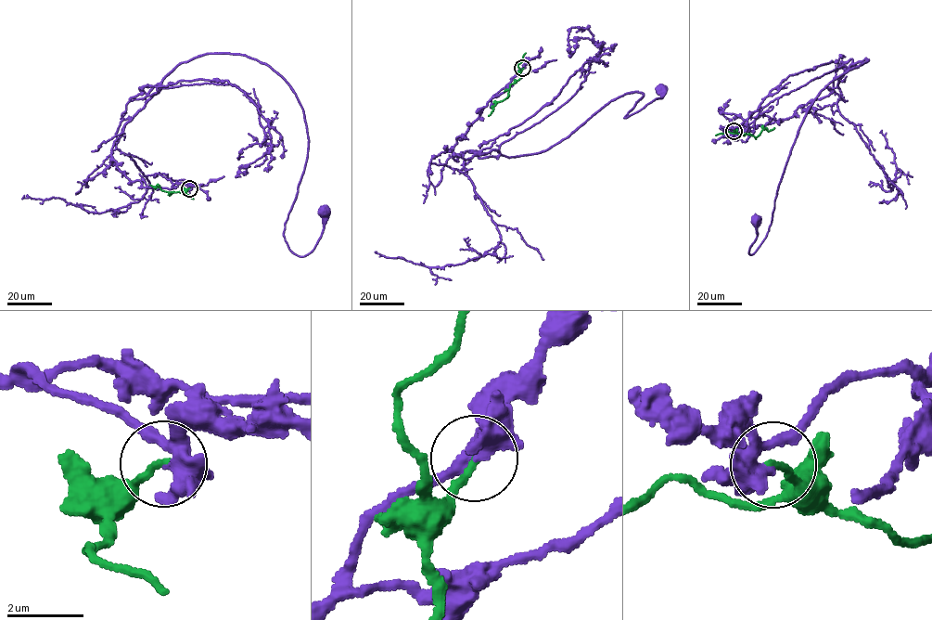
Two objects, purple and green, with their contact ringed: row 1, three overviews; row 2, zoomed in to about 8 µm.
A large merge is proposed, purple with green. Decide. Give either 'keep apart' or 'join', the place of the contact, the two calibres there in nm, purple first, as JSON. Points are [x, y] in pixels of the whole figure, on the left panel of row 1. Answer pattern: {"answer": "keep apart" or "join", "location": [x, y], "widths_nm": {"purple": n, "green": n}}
{"answer": "keep apart", "location": [189, 188], "widths_nm": {"purple": 280, "green": 190}}

